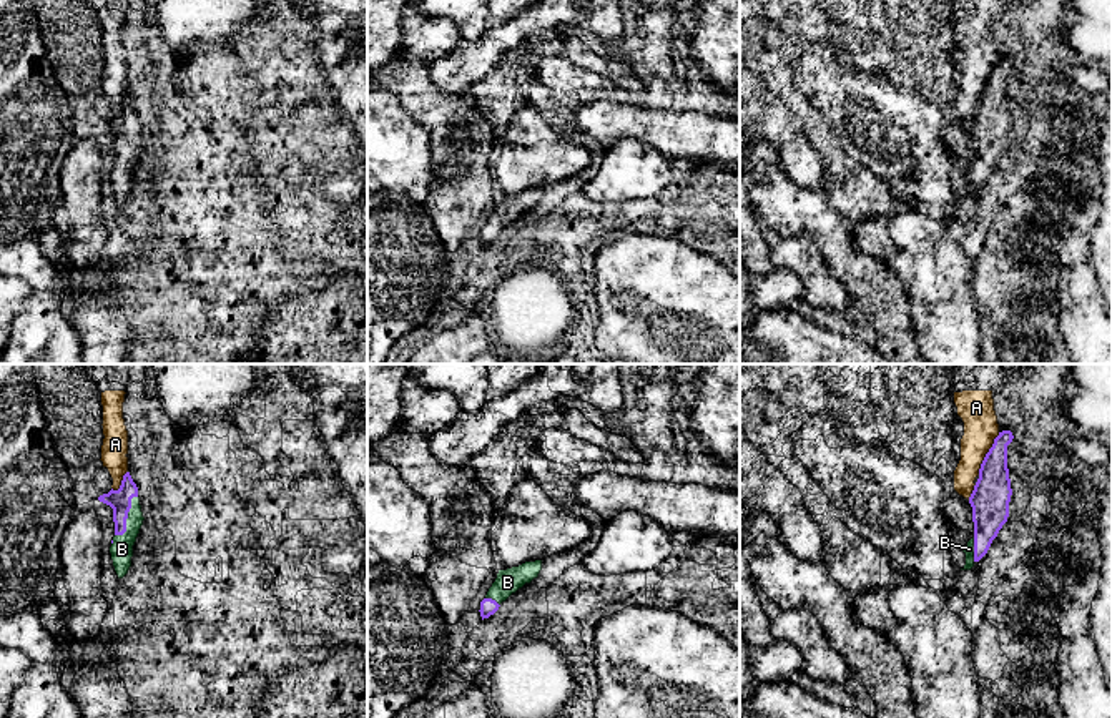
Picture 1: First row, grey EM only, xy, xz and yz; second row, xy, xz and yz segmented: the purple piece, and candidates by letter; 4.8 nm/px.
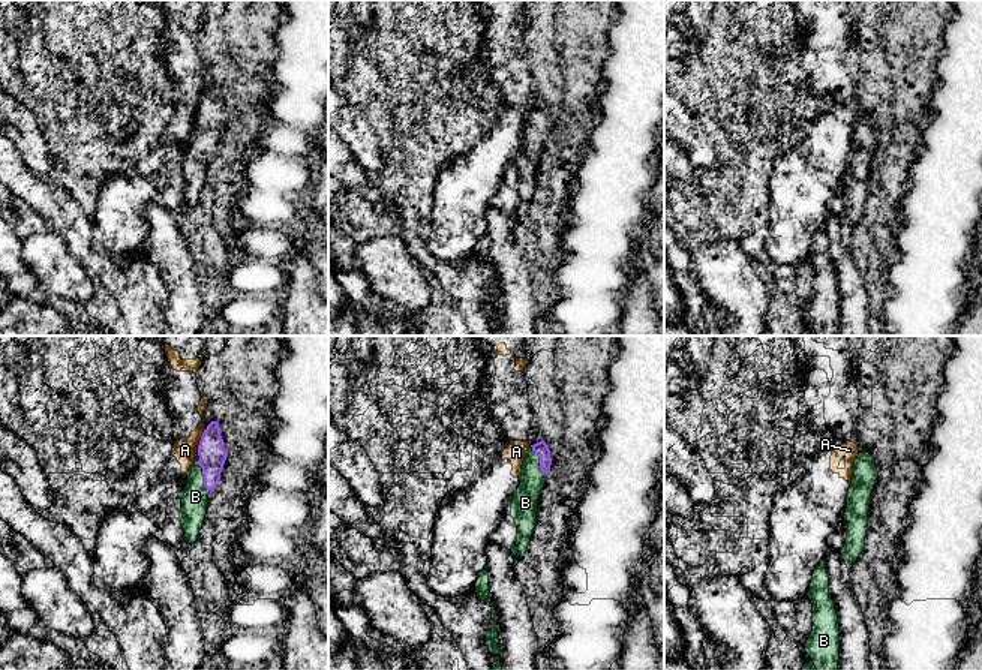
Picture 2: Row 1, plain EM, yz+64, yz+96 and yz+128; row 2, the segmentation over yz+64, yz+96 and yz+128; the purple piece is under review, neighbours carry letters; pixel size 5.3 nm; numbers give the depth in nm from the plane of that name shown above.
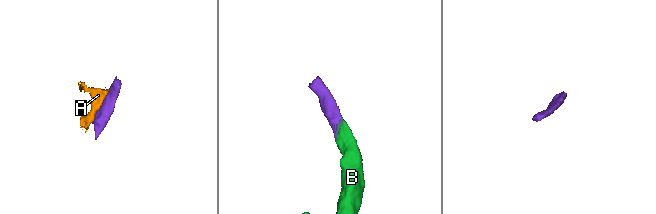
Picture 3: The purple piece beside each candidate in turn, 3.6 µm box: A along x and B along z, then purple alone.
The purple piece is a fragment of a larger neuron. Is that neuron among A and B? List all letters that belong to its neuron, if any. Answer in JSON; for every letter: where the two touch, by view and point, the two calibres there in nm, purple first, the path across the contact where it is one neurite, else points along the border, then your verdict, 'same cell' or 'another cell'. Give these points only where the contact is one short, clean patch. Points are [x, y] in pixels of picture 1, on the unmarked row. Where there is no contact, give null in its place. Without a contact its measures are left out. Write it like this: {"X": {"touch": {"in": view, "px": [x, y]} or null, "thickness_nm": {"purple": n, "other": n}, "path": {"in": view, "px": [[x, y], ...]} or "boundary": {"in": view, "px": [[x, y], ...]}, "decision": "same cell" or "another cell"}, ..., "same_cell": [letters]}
{"A": {"touch": {"in": "yz", "px": [986, 82]}, "thickness_nm": {"purple": 190, "other": 180}, "decision": "another cell"}, "B": {"touch": {"in": "xy", "px": [127, 145]}, "thickness_nm": {"purple": 110, "other": 110}, "path": {"in": "xy", "px": [[120, 128], [127, 135], [127, 145], [122, 177]]}, "decision": "same cell"}, "same_cell": ["B"]}

